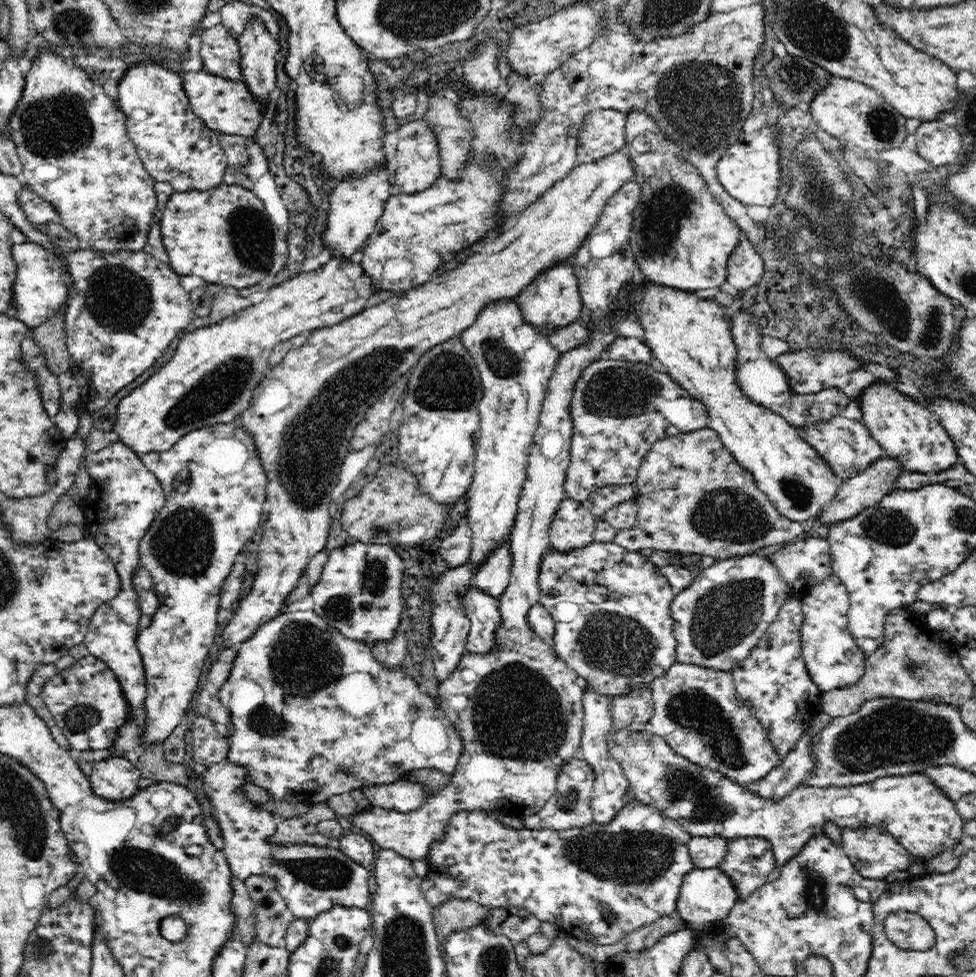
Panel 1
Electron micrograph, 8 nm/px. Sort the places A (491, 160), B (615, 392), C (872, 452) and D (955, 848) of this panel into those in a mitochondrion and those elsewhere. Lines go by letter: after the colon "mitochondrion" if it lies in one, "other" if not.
A: mitochondrion
B: mitochondrion
C: other
D: other

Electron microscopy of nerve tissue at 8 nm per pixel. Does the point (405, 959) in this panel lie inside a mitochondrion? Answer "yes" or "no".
yes

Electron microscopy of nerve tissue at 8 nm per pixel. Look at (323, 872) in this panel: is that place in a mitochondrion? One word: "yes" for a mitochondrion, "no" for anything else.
yes

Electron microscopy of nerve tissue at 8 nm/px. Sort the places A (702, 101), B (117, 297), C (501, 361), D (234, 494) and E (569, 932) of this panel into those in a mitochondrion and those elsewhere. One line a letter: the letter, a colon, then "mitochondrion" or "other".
A: mitochondrion
B: mitochondrion
C: mitochondrion
D: other
E: other

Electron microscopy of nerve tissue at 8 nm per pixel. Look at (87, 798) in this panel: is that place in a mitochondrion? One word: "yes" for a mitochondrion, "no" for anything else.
no

